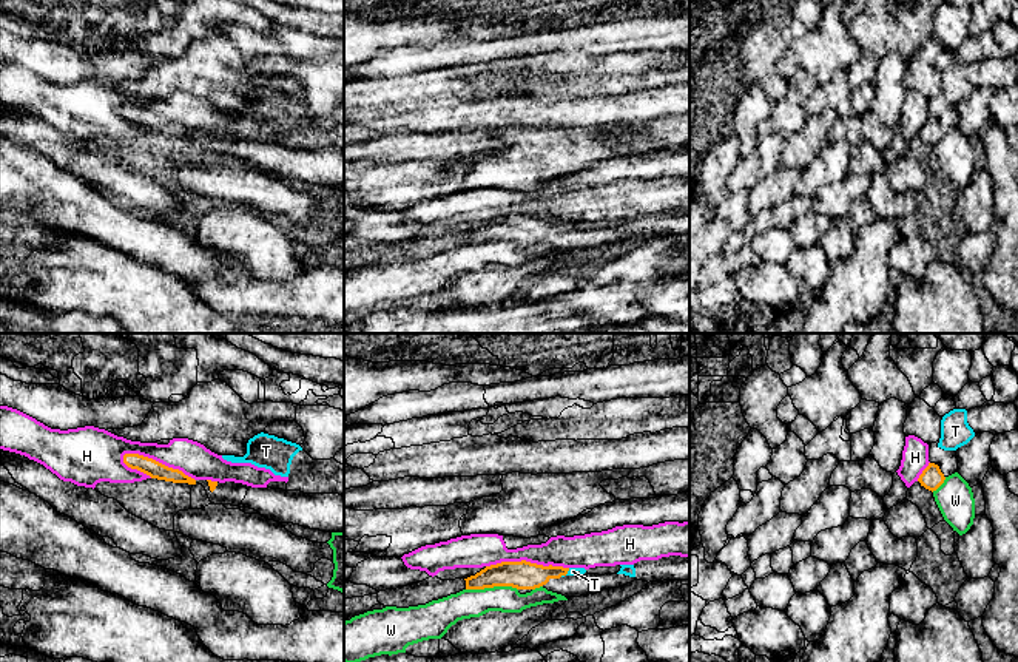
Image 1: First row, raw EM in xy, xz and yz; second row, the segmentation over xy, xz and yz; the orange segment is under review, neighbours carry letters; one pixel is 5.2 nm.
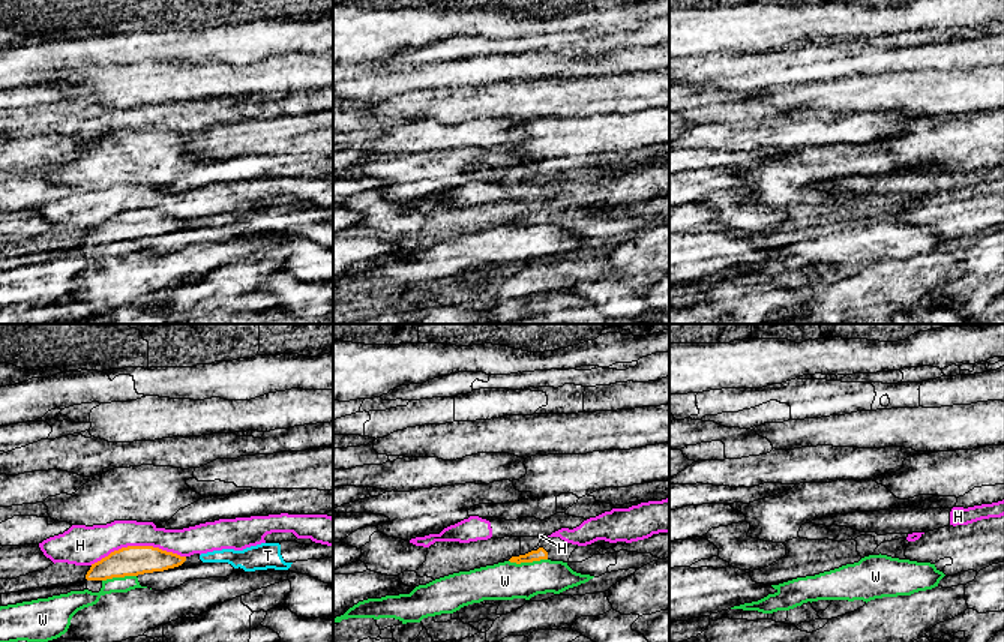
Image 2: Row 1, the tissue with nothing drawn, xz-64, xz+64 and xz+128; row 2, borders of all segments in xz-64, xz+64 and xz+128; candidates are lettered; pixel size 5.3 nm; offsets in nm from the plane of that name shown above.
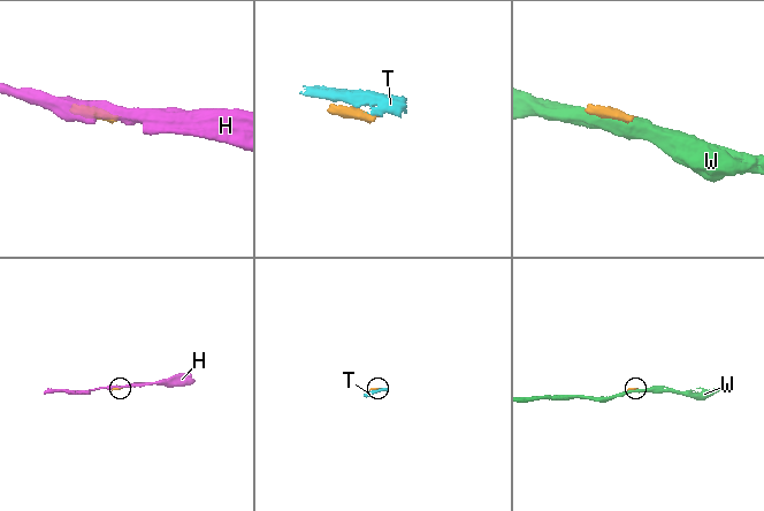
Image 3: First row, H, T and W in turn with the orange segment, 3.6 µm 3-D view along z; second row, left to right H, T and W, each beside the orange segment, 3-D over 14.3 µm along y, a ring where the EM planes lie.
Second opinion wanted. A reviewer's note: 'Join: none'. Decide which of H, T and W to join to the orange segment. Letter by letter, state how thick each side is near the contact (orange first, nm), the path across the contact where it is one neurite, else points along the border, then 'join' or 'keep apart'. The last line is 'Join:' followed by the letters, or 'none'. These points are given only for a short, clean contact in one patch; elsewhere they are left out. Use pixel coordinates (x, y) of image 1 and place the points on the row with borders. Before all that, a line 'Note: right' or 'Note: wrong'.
Note: right
H: 90/180 nm | keep apart
T: 150/50 nm | along xz (569, 568), (560, 576) | keep apart
W: 150/150 nm | keep apart
Join: none

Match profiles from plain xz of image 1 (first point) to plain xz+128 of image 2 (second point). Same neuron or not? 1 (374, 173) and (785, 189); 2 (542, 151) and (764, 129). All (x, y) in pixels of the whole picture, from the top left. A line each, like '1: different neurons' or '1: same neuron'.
1: same neuron
2: different neurons

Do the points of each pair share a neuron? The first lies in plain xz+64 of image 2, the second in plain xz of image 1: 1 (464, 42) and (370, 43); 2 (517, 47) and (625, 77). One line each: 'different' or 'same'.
1: different
2: different

